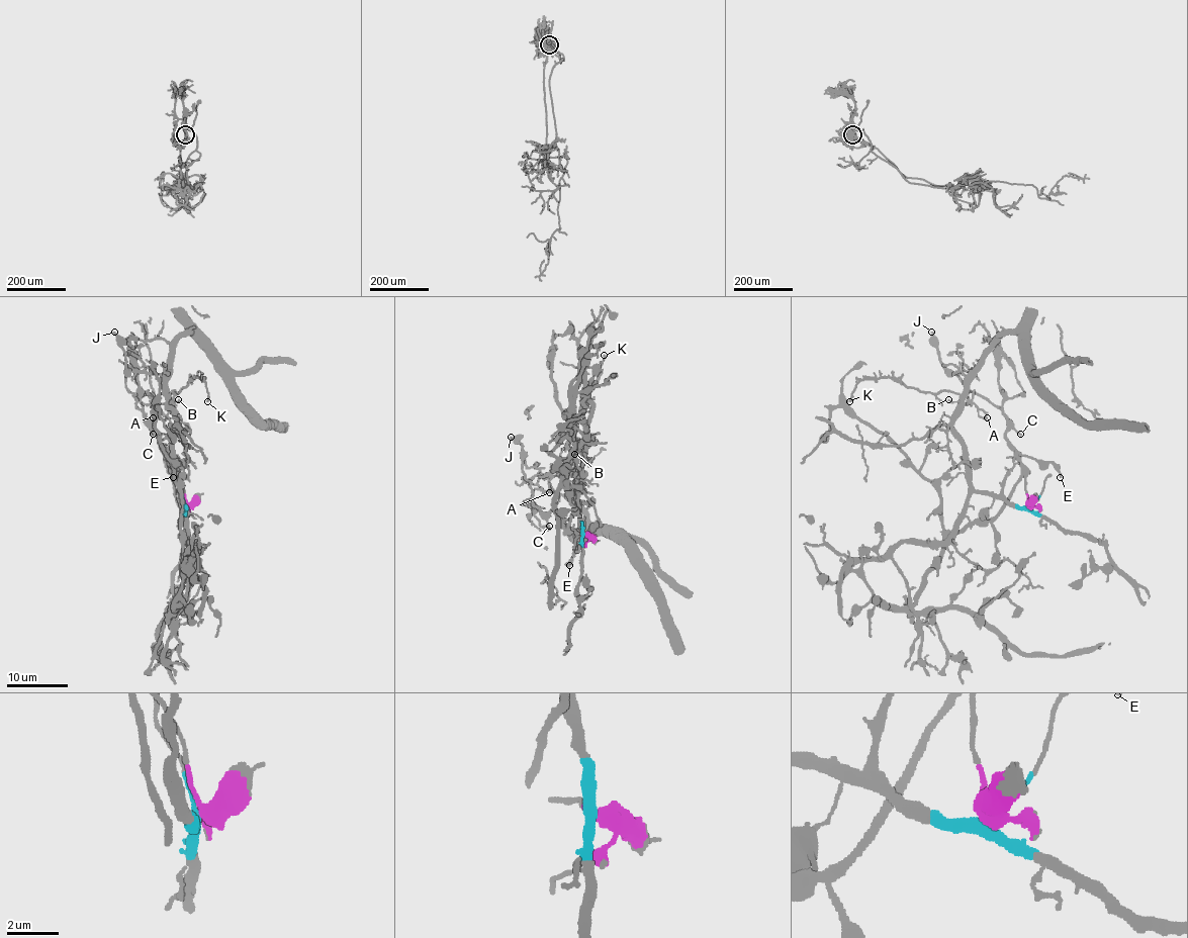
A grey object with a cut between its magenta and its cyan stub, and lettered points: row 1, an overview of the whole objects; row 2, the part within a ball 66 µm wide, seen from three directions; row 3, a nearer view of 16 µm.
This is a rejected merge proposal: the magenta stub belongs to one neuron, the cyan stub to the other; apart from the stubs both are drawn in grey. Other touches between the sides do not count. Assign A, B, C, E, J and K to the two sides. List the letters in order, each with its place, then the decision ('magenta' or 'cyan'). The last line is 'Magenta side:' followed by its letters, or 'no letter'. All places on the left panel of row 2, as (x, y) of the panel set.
A: at (153, 417); cyan
B: at (178, 399); cyan
C: at (153, 434); magenta
E: at (173, 477); magenta
J: at (114, 332); magenta
K: at (207, 401); cyan
Magenta side: C, E, J

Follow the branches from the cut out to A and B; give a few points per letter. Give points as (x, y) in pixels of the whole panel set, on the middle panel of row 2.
A: (583, 535), (574, 477), (569, 472), (573, 459), (560, 471), (551, 474), (550, 492)
B: (583, 535), (576, 478), (569, 472), (573, 459), (568, 463), (574, 460), (574, 454)

